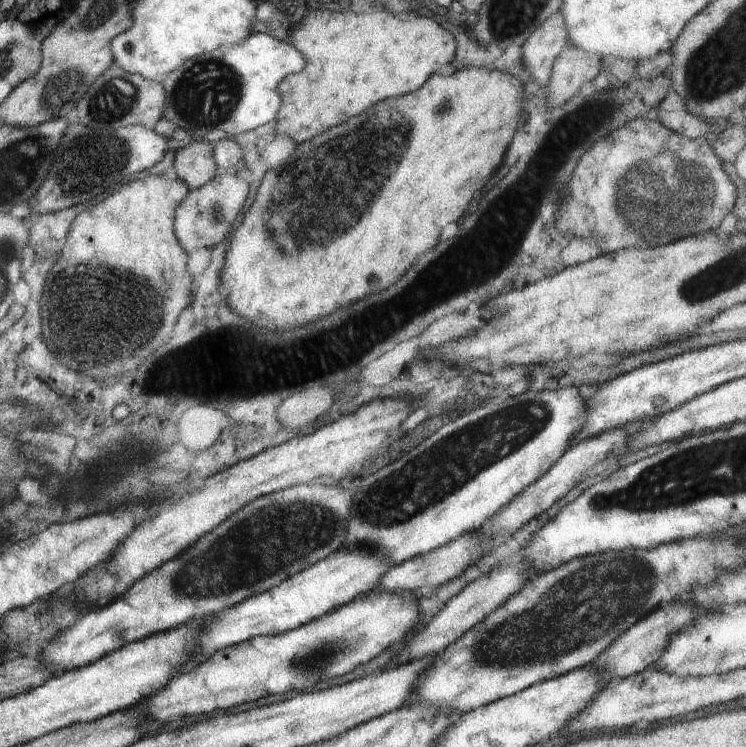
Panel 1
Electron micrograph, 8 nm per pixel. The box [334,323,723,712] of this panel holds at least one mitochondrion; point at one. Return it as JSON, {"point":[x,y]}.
{"point":[567,617]}

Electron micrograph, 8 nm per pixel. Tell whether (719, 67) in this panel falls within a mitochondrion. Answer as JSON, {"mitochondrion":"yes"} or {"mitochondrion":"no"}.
{"mitochondrion":"yes"}

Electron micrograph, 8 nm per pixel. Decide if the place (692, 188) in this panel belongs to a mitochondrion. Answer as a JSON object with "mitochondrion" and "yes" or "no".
{"mitochondrion":"yes"}

